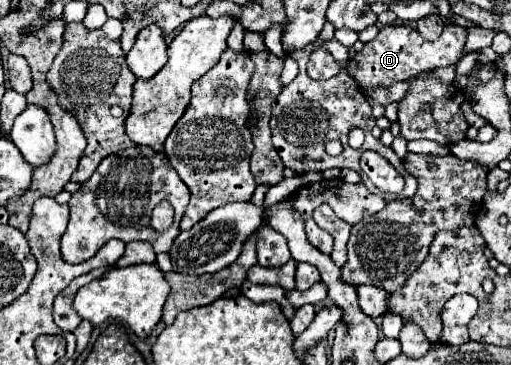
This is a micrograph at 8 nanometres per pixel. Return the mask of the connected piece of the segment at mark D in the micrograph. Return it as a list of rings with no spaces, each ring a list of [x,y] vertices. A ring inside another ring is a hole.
[[[385,26],[379,30],[375,40],[367,42],[363,50],[357,52],[353,60],[349,60],[347,72],[363,88],[391,86],[395,82],[415,78],[419,72],[457,64],[463,56],[463,48],[465,48],[465,28],[461,26],[445,26],[443,34],[431,42],[423,40],[423,36],[409,26]]]

